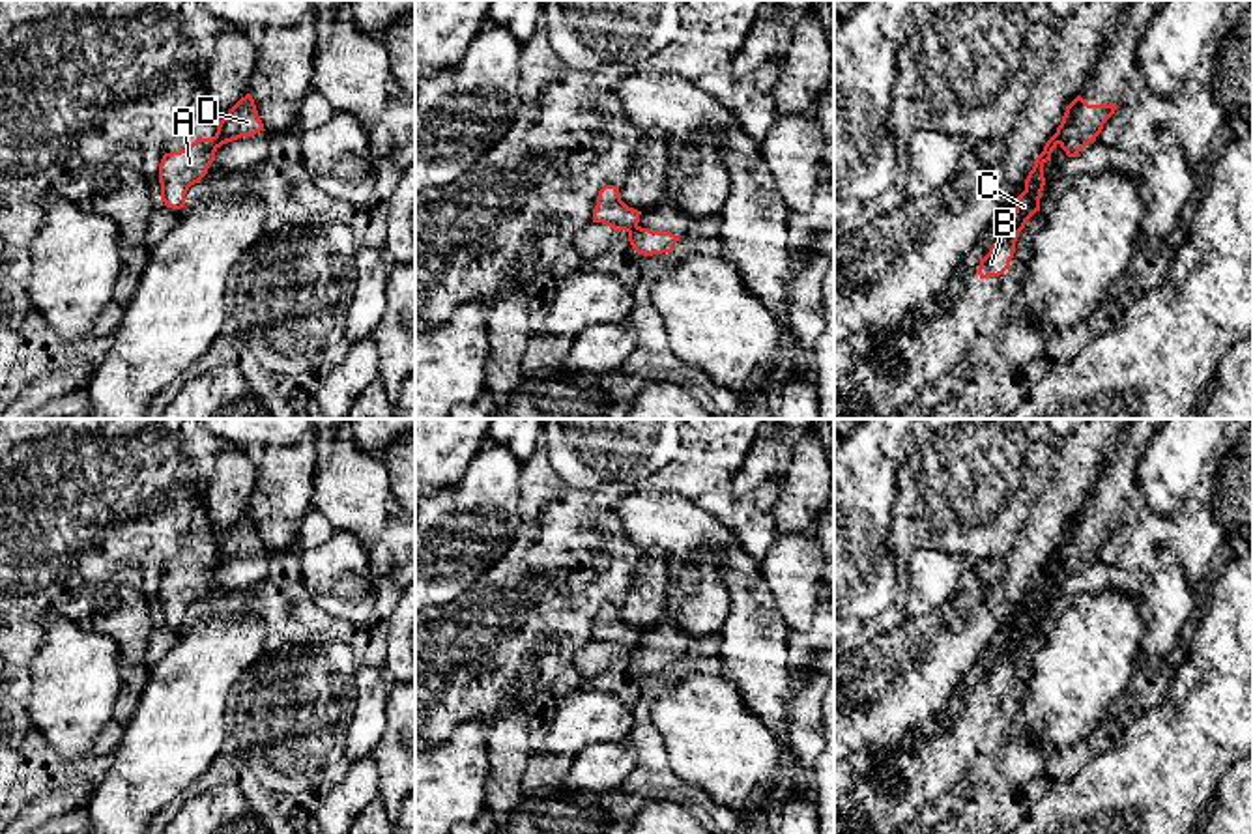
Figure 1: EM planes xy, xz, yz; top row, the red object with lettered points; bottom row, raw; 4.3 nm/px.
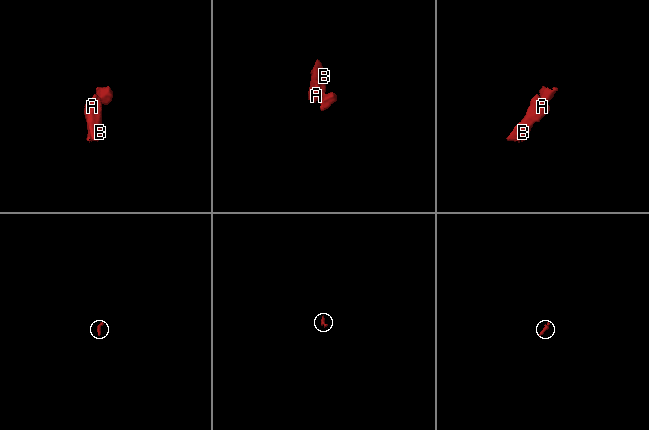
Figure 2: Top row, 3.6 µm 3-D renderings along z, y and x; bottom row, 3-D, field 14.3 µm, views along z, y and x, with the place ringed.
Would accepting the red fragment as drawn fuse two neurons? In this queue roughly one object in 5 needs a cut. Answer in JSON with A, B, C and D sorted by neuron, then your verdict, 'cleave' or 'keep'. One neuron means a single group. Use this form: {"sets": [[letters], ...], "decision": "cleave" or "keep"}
{"sets": [["A", "B", "C"], ["D"]], "decision": "cleave"}

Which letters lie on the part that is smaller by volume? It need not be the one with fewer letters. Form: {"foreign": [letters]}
{"foreign": ["D"]}

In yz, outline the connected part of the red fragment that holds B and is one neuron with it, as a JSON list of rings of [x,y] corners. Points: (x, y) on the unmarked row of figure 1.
[[[1053,554],[1045,561],[1044,570],[1036,576],[1034,585],[1025,598],[1025,610],[1015,619],[1012,641],[1006,645],[1004,653],[997,656],[989,671],[980,677],[980,686],[976,688],[980,697],[999,696],[1010,686],[1019,651],[1025,647],[1027,640],[1040,630],[1040,617],[1045,604],[1044,583],[1051,580],[1057,563],[1059,557]]]

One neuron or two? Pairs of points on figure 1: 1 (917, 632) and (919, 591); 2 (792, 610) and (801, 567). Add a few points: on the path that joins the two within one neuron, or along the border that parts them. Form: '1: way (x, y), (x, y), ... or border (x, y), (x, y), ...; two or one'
1: border (947, 601), (926, 614), (909, 618); two
2: way (795, 599), (795, 578); one

